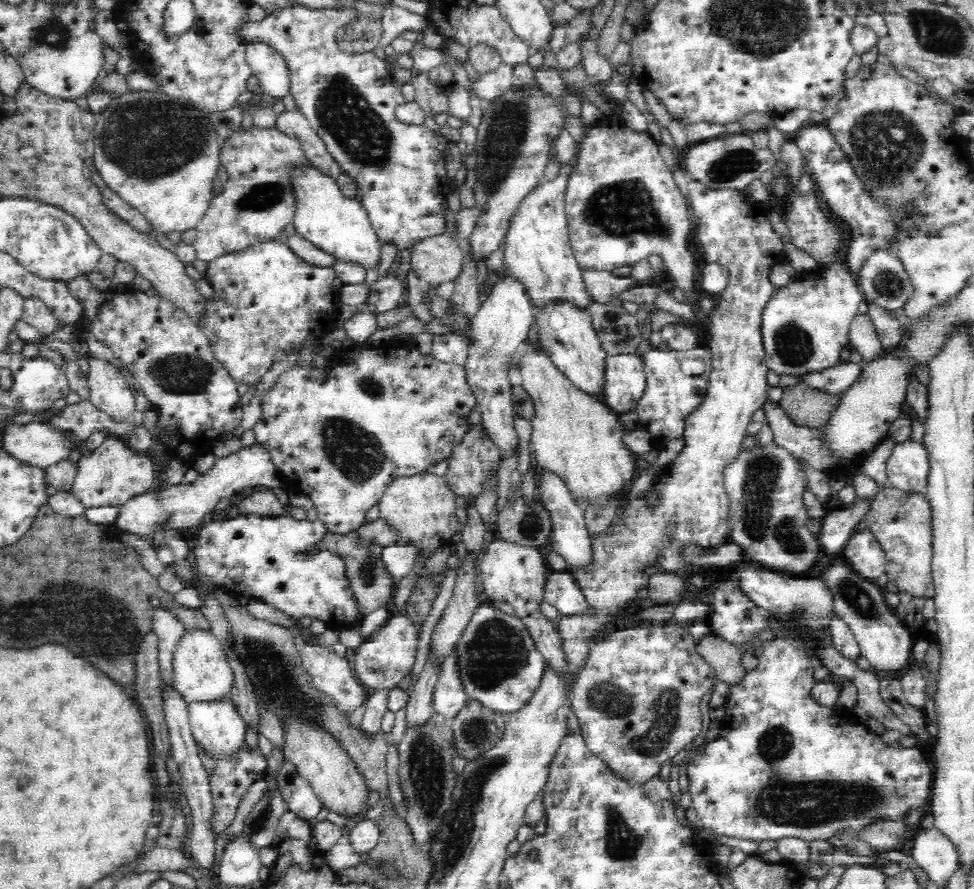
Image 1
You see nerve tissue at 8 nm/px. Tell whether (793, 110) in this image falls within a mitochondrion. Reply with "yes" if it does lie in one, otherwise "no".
no

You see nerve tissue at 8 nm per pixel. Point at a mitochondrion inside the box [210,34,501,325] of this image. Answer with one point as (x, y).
(343, 111)

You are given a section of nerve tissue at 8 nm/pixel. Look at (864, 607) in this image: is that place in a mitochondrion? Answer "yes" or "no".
yes

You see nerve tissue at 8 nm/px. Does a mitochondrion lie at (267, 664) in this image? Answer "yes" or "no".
yes

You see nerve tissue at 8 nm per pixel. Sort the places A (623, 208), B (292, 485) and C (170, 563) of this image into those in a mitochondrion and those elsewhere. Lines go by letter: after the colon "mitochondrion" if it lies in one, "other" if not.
A: mitochondrion
B: other
C: other

